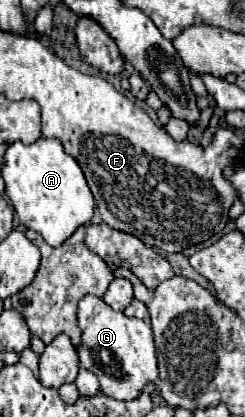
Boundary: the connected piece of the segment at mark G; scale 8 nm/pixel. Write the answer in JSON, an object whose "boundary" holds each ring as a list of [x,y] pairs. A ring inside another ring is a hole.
{"boundary":[[[86,294],[78,300],[78,326],[82,330],[82,340],[76,346],[80,368],[96,374],[102,392],[116,400],[132,400],[142,392],[146,382],[158,378],[156,348],[152,338],[152,328],[148,322],[138,318],[128,318],[122,312],[112,310],[102,298]]]}

